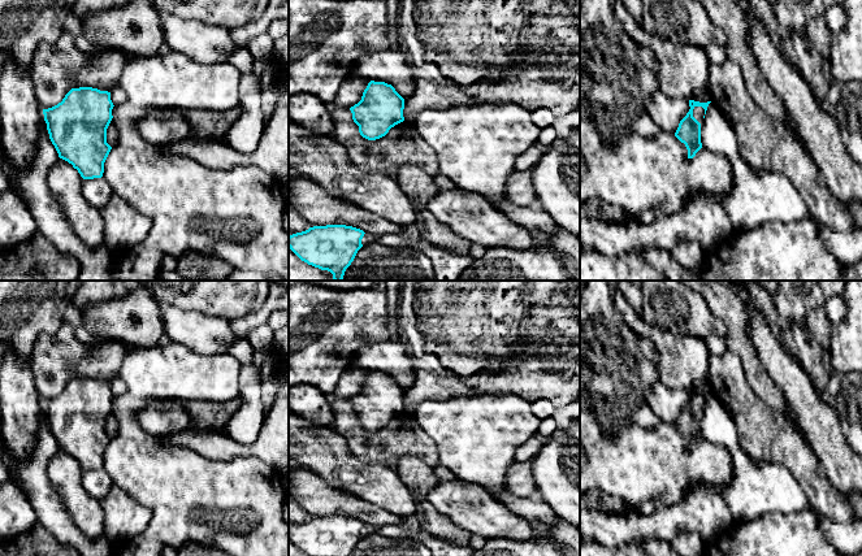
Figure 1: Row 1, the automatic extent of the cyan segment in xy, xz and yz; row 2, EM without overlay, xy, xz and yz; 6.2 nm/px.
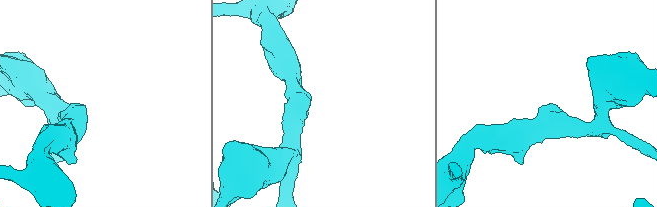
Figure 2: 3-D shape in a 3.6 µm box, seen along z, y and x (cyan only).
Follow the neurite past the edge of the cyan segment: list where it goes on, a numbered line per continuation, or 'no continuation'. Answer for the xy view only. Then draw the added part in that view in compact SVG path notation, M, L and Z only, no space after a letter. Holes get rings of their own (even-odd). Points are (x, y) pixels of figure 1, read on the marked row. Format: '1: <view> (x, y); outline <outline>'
no continuation

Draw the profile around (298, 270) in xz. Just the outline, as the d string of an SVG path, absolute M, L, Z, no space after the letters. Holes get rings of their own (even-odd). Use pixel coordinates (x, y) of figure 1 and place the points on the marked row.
M289 247L289 281L334 281L333 274L302 261Z

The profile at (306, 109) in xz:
M299 94L289 99L290 120L309 129L313 134L333 134L330 108L312 94Z

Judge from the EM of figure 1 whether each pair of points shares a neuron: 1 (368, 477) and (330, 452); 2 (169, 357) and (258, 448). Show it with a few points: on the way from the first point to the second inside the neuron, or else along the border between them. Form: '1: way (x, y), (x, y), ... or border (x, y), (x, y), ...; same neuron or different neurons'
1: way (359, 477), (354, 476), (339, 461); same neuron
2: border (251, 454), (274, 470); different neurons

